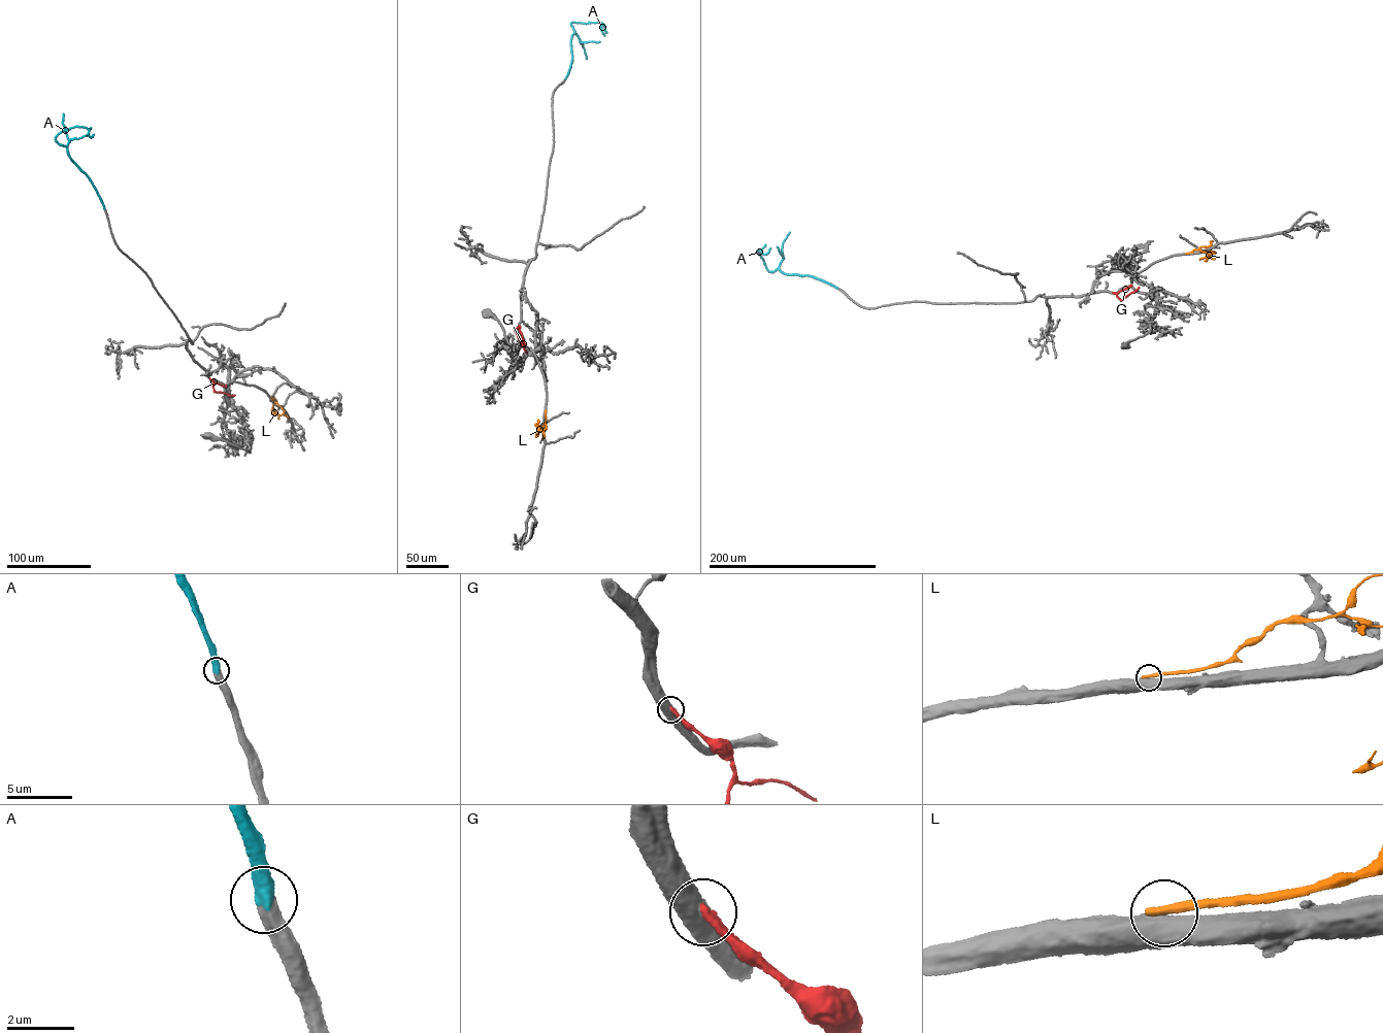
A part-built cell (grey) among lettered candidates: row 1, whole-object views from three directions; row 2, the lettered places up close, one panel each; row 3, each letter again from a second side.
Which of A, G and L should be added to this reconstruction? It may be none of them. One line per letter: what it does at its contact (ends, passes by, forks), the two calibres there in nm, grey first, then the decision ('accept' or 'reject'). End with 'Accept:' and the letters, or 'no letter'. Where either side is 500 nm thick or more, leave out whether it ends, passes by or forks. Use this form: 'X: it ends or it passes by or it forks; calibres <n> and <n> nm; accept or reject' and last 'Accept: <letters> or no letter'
A: calibres 550 and 480 nm; accept
G: calibres 550 and 320 nm; reject
L: calibres 750 and 320 nm; reject
Accept: A

